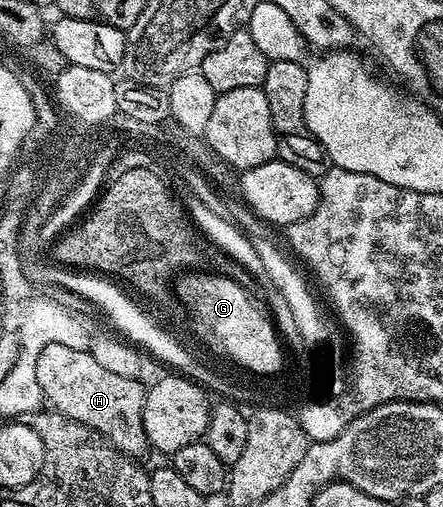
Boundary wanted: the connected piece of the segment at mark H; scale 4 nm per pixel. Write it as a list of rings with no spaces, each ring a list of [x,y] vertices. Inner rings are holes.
[[[49,342],[48,345],[43,346],[42,351],[38,353],[38,359],[36,360],[36,380],[40,380],[40,388],[42,389],[42,397],[47,403],[50,402],[57,413],[63,414],[65,418],[71,418],[74,422],[84,424],[90,430],[95,430],[98,434],[101,434],[110,445],[116,449],[122,451],[127,456],[139,456],[145,450],[148,450],[148,443],[146,440],[146,433],[142,431],[142,405],[146,403],[146,390],[144,386],[141,386],[142,382],[137,378],[125,379],[124,376],[113,375],[112,372],[108,372],[107,368],[102,367],[95,359],[93,353],[84,352],[85,349],[79,347],[66,346],[62,342]]]

